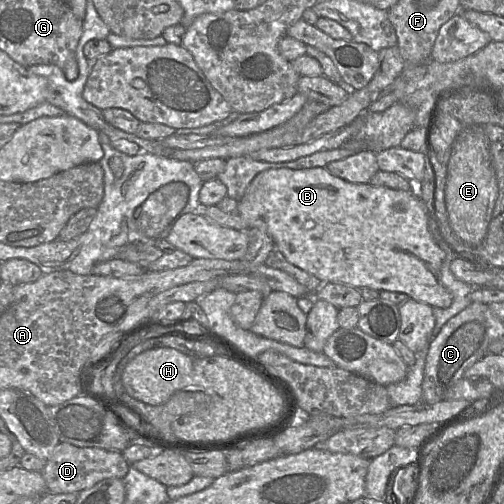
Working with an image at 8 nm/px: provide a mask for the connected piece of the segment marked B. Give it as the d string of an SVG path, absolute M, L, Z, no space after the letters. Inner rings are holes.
M326 167L267 169L258 173L250 182L238 201L237 212L249 228L258 228L267 233L288 262L323 283L401 292L433 308L446 308L453 301L452 293L440 279L445 252L435 242L428 227L429 213L417 190L351 183L333 175Z

